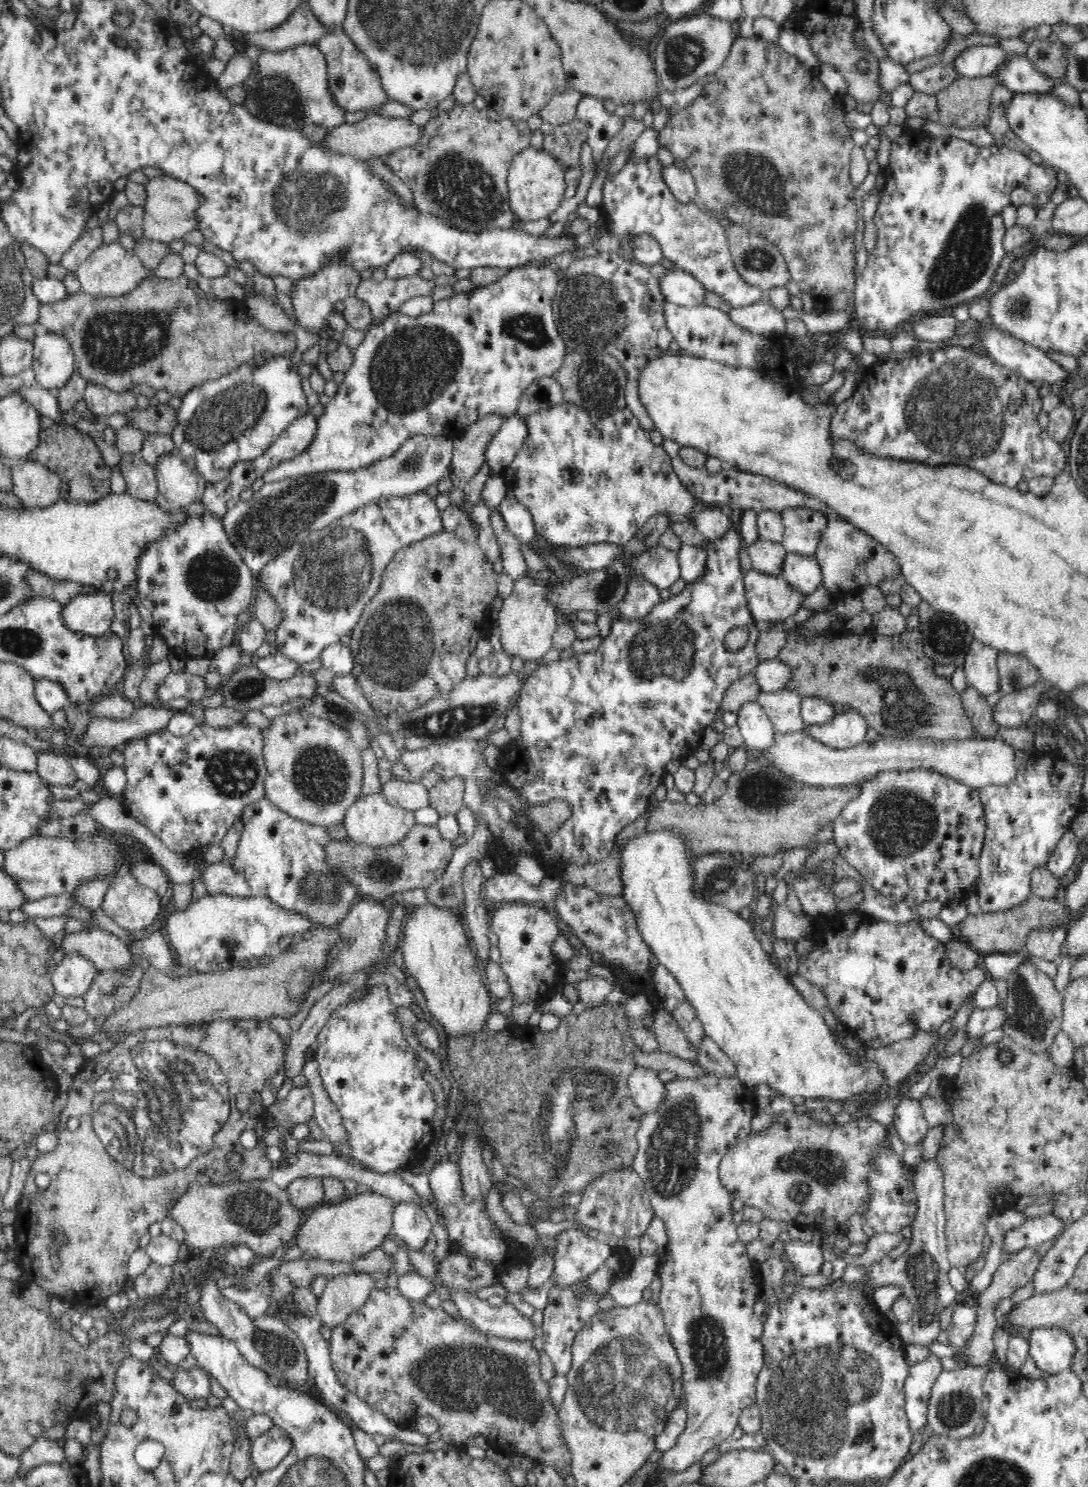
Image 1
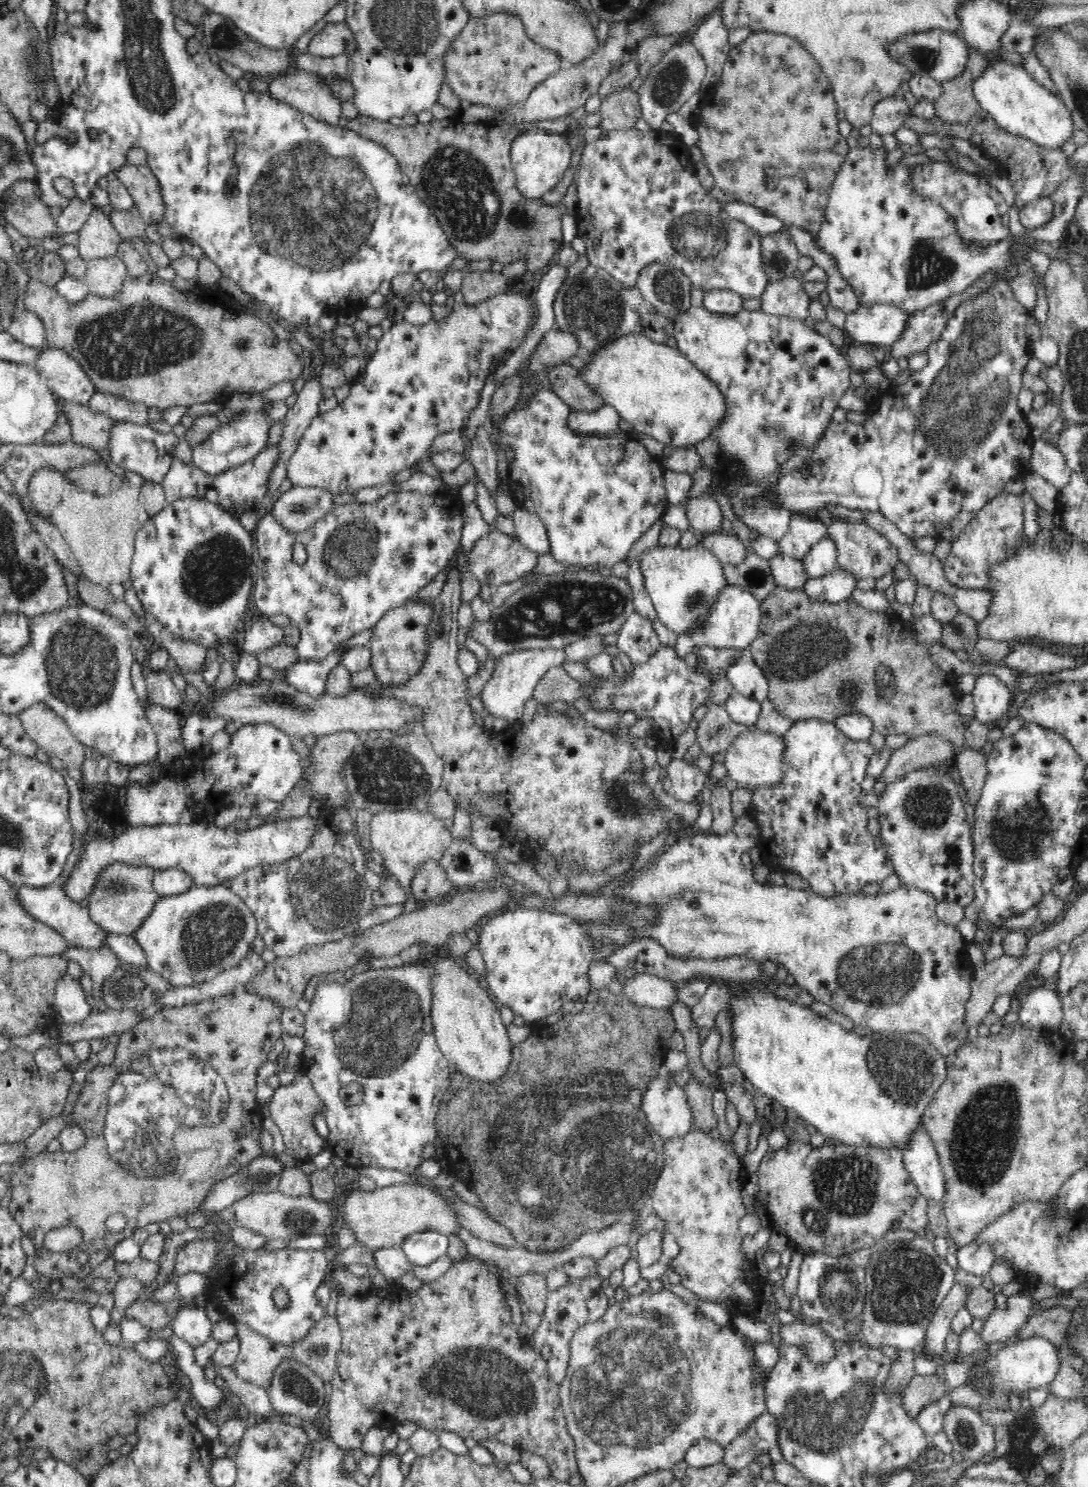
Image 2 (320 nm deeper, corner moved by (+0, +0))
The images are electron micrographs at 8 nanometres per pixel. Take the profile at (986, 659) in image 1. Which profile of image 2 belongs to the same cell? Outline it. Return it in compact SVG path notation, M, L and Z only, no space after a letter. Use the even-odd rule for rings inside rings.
M988 674L977 677L972 692L973 718L987 726L996 725L1000 718L1009 714L1013 697L1013 692L998 677Z

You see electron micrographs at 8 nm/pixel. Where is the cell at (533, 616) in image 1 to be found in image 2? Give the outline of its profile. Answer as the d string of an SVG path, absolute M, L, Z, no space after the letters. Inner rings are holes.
M545 648L514 651L504 655L494 667L491 677L481 691L481 701L486 713L502 719L504 723L518 722L524 714L525 704L533 696L535 686L549 671L549 668L562 666L566 662L565 649Z

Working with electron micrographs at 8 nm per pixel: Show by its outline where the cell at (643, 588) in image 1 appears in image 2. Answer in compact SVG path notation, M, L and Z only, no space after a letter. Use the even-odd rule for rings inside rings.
M636 612L626 619L617 634L615 645L632 659L634 664L645 663L660 648L652 621Z

